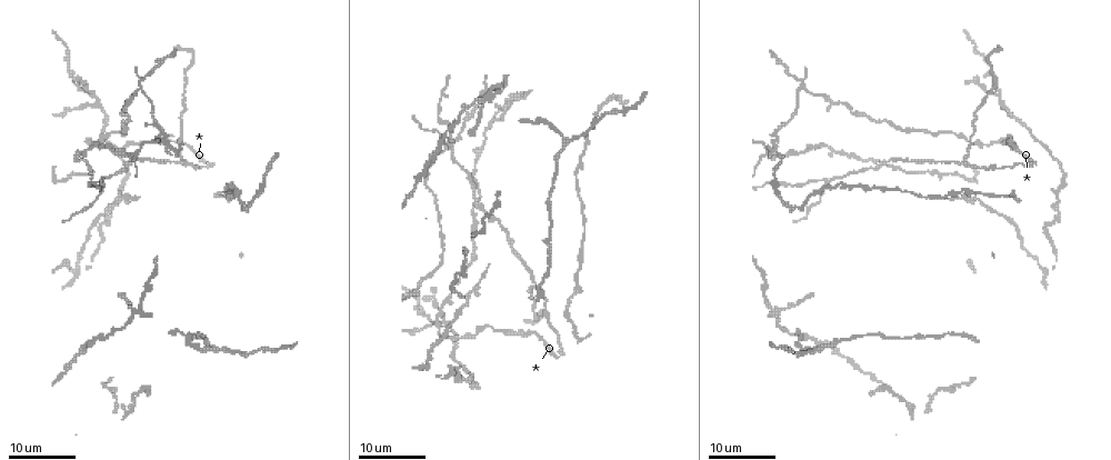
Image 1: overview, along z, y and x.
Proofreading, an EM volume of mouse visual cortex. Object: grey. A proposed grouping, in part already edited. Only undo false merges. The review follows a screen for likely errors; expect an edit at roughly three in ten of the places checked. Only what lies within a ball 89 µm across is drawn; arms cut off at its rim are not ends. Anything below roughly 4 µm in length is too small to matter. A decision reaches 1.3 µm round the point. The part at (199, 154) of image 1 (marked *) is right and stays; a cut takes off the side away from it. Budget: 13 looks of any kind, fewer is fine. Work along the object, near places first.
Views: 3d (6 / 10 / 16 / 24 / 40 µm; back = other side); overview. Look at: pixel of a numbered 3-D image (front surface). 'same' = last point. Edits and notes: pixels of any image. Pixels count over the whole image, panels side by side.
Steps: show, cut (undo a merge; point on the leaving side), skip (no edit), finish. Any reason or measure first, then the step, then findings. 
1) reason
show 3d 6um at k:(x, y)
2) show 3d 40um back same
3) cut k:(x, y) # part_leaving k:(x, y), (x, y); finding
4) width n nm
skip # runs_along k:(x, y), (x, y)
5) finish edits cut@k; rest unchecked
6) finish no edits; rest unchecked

thin neck
show 3d 16um at 1:(889, 162)

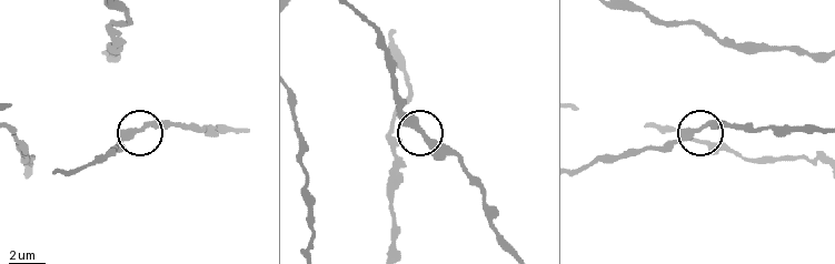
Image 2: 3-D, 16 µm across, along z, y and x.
show 3d 10um at 2:(695, 128)

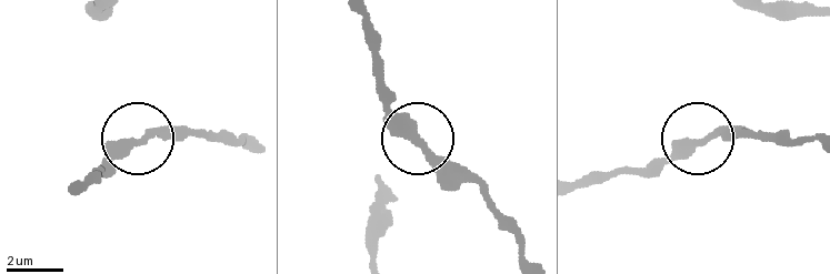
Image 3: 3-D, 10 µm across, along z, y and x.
skip # runs_along 3:(814, 142), (713, 135), (678, 144), (651, 169); all the same neuron

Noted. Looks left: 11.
two arms in line, one across
show 3d 24um at 1:(1002, 105)

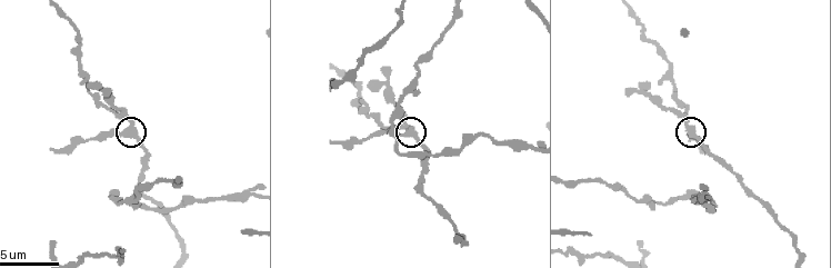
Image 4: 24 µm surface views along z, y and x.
show 3d 6um at 4:(125, 129)

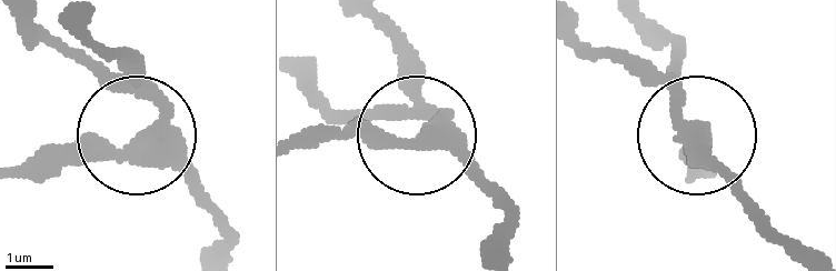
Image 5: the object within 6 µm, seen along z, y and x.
side_arm 7 um
skip # one neuron here

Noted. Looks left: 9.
three-way junction
show 3d 24um at 1:(765, 154)

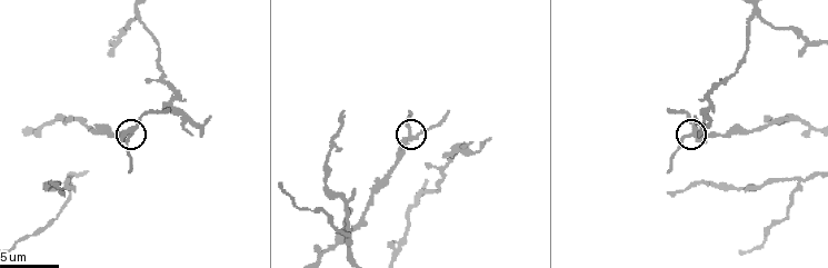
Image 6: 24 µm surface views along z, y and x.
show 3d 10um at 6:(695, 132)

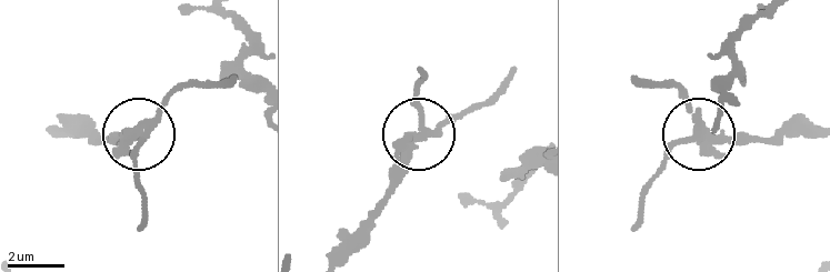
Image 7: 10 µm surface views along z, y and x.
show 3d 10um back at 7:(141, 137)

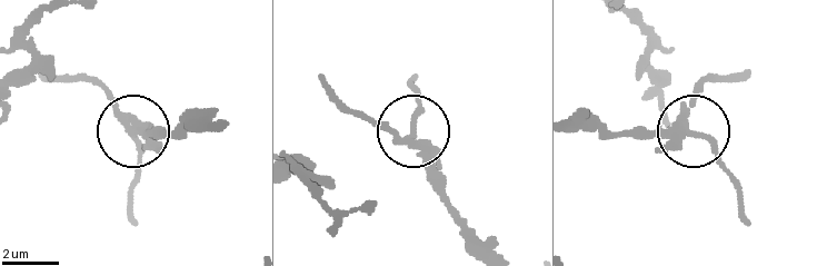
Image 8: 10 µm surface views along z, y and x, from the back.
arms 3
cut 8:(118, 109) # part_leaving 8:(422, 149), (354, 112), (319, 79); two neurons meet here

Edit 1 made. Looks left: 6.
three-way junction
show 3d 10um at 6:(136, 13)

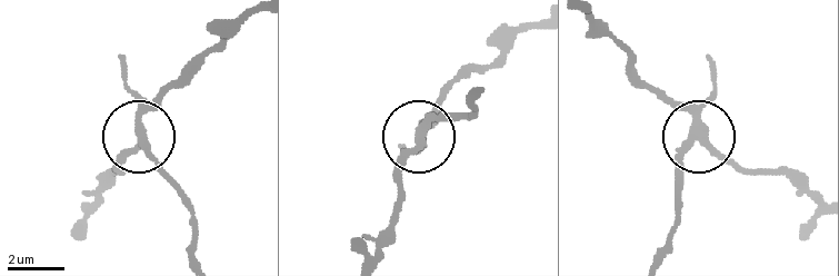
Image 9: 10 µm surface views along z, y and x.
show 3d 6um at 9:(692, 133)

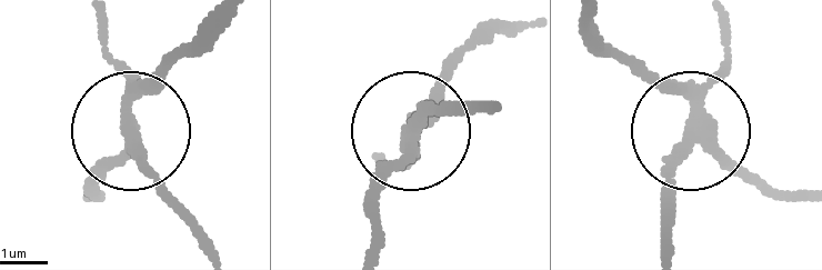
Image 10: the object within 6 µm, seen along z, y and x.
width 270 nm
cut 10:(158, 174) # part_leaving 10:(131, 122), (134, 154), (202, 250); two neurons meet here

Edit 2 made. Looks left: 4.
two arms in line, one across
show 3d 6um at 6:(41, 127)

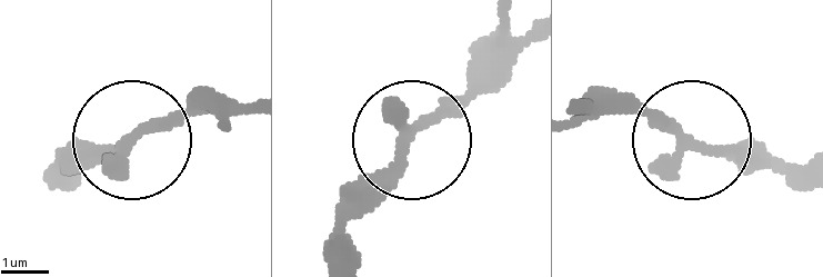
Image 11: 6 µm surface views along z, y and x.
side_arm 13 um
skip # all the same neuron

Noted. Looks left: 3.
sudden change in width
show 3d 16um at 1:(860, 160)

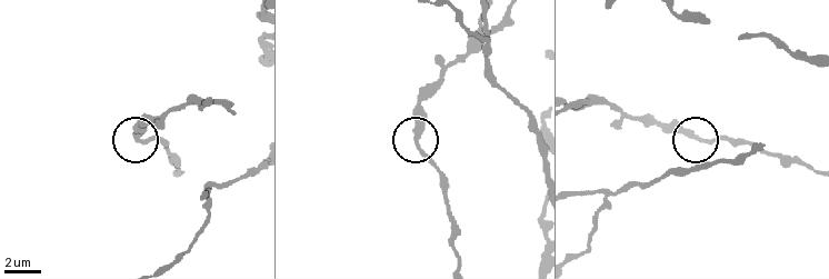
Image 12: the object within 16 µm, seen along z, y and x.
show 3d 10um at 12:(693, 137)

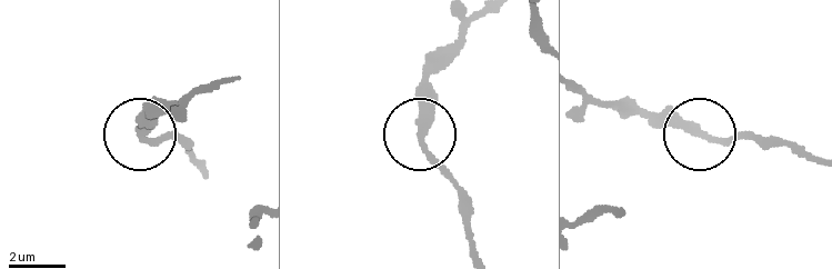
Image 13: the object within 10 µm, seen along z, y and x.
skip # all the same neuron

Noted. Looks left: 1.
finish edits cut@8, cut@10; rest unchecked

